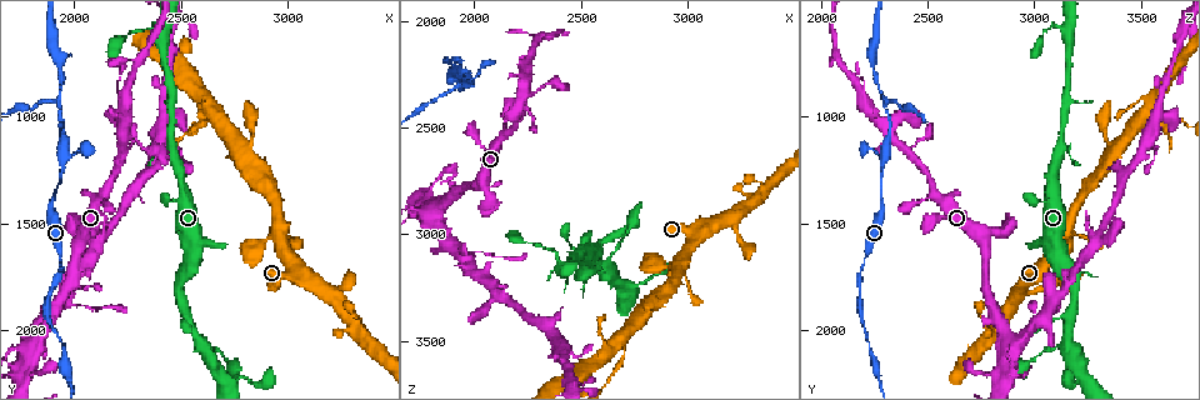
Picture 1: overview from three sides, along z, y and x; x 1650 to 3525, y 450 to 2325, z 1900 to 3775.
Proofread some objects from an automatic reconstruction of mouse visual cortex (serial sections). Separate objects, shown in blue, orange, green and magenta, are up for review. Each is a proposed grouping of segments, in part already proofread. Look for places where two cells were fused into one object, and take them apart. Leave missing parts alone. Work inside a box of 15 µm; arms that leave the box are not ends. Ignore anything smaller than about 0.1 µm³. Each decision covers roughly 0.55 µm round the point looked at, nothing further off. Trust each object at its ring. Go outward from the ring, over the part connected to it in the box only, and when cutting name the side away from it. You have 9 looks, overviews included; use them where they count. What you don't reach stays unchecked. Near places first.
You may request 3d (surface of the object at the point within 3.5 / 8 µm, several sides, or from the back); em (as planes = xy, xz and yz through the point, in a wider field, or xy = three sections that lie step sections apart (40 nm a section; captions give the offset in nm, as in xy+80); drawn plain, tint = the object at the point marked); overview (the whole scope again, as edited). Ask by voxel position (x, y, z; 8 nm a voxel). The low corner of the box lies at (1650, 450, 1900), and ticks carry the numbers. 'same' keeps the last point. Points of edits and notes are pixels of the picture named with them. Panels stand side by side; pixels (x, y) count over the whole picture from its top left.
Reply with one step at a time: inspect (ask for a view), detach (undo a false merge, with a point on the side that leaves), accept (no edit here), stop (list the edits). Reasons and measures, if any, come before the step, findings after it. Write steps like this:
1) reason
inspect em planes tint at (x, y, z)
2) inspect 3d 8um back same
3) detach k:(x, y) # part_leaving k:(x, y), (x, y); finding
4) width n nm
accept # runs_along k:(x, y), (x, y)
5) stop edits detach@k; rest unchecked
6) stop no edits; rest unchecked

inspect 3d 8um at (2700, 1030, 3520)

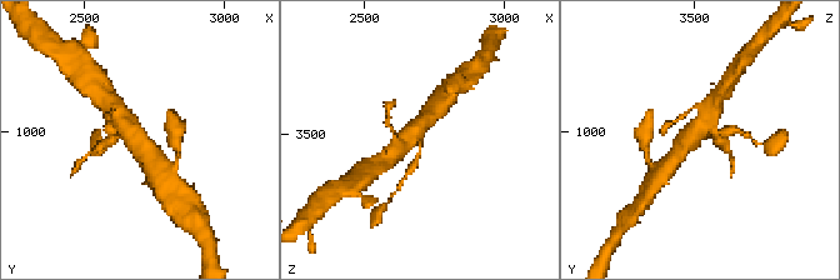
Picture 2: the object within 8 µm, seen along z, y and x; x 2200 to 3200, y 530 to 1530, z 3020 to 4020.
inspect em xy step 5 tint at (2700, 1020, 3520)

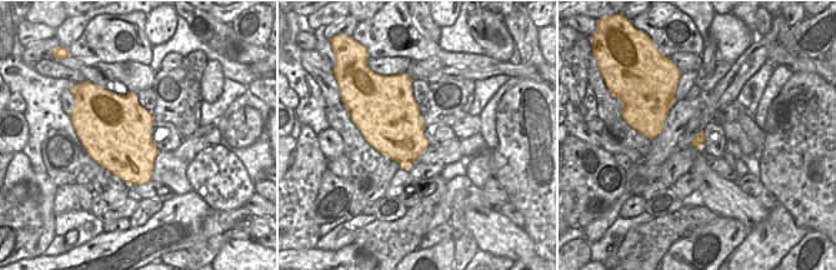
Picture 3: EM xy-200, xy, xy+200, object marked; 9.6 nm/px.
accept # all the same cell

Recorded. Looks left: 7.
calibre changes
inspect 3d 3.5um at (2480, 1770, 3190)

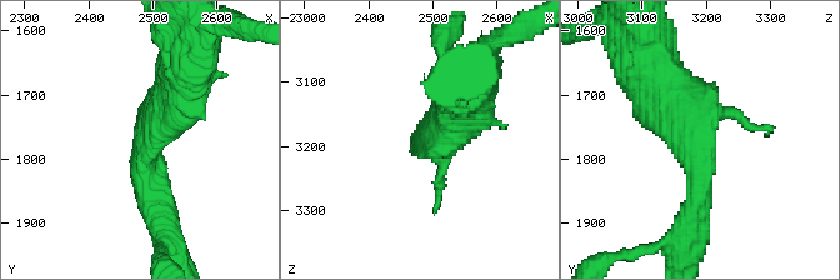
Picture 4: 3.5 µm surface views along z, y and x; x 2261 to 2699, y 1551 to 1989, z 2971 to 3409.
shape alone is not enough
inspect em xy step 3 plain at (2495, 1765, 3190)

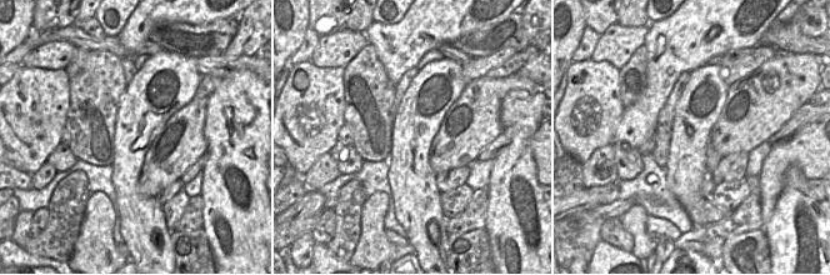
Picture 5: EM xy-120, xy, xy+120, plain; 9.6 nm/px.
inspect em xy step 3 tint same

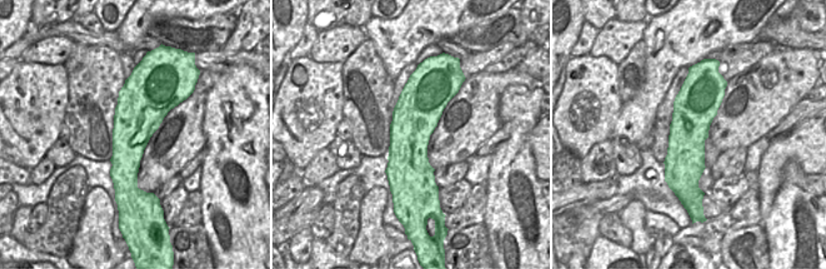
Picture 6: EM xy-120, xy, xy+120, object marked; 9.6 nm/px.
accept # one cell here

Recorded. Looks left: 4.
four or more arms meet
inspect 3d 3.5um at (1800, 2070, 2900)

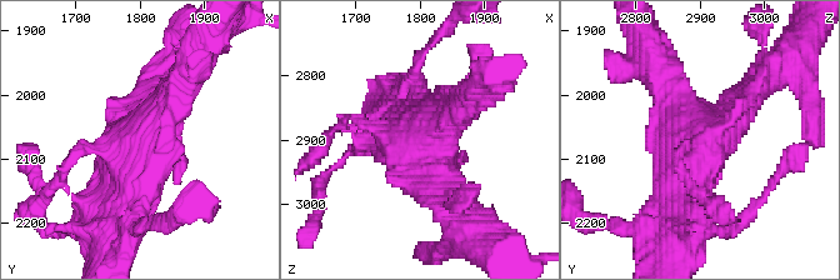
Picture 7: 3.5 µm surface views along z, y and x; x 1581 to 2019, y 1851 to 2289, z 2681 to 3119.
shape alone is not enough
inspect em planes tint at (1805, 2070, 2900)

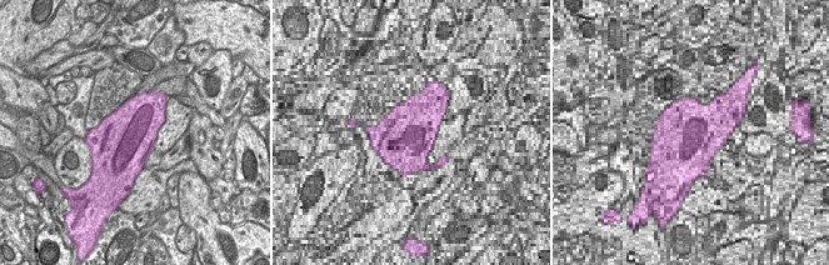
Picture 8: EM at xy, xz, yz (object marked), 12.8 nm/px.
accept # runs_along 7:(475, 93), (433, 135), (453, 199); all the same cell

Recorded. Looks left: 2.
calibre changes
inspect 3d 3.5um at (2820, 2250, 3210)

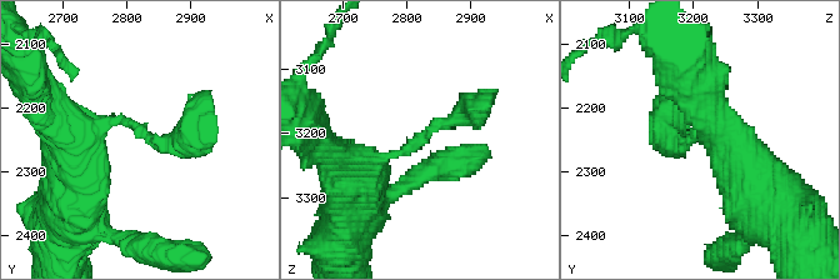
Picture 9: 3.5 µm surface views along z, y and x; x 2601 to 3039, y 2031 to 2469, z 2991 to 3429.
inspect em xy step 1 tint at (2825, 2240, 3205)

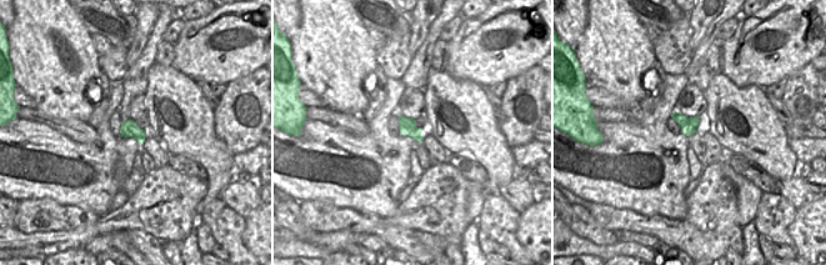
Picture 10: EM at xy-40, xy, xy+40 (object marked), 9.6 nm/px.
width 170 nm
accept # runs_along 9:(356, 160), (399, 154), (483, 103); one cell here

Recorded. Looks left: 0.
stop no edits; rest unchecked

